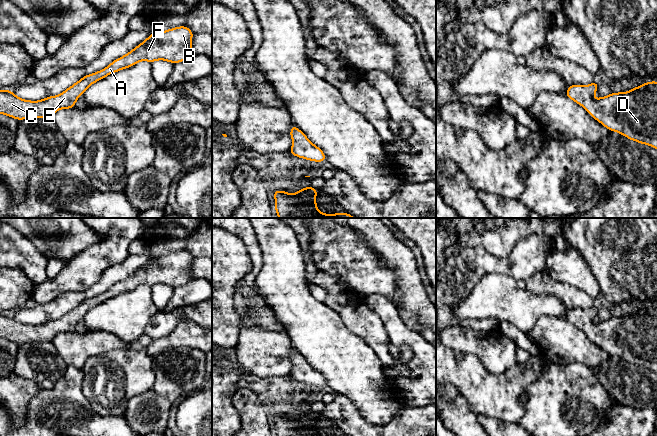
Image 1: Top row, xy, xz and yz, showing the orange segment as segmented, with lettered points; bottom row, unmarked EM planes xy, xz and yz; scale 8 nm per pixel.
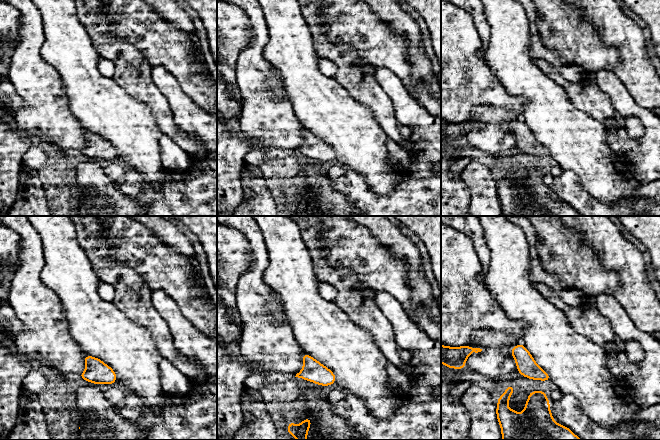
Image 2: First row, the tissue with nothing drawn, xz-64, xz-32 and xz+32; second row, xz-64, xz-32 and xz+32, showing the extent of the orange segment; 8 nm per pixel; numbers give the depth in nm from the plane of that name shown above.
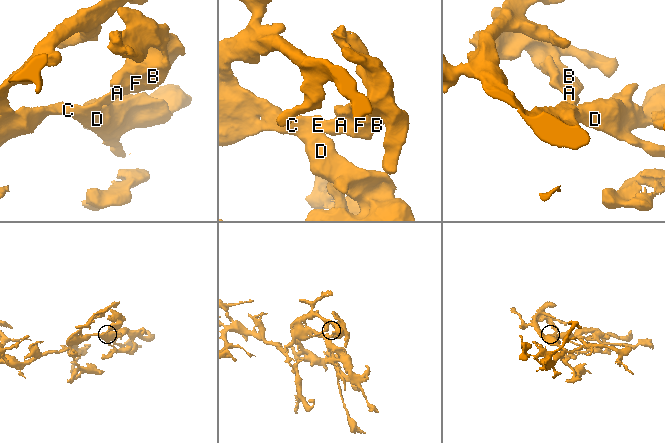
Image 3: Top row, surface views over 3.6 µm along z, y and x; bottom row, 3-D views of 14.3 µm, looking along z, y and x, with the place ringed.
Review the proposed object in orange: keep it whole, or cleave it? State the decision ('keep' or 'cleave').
keep

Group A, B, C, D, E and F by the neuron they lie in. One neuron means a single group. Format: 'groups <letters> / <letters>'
groups A B C D E F

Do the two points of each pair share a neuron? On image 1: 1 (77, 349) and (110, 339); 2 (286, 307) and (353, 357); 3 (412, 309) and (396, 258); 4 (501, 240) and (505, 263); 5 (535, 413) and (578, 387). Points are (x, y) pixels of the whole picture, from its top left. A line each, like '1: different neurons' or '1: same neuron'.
1: same neuron
2: same neuron
3: same neuron
4: different neurons
5: same neuron

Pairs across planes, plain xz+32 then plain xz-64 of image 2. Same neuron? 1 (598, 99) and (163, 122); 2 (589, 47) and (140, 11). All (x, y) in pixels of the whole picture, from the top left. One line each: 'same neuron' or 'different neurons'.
1: same neuron
2: same neuron

